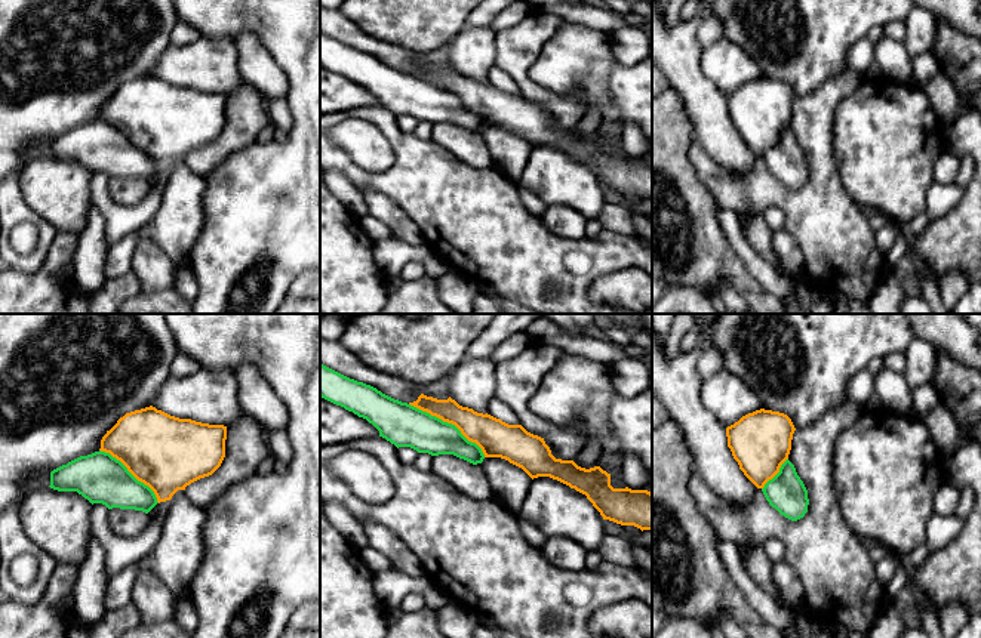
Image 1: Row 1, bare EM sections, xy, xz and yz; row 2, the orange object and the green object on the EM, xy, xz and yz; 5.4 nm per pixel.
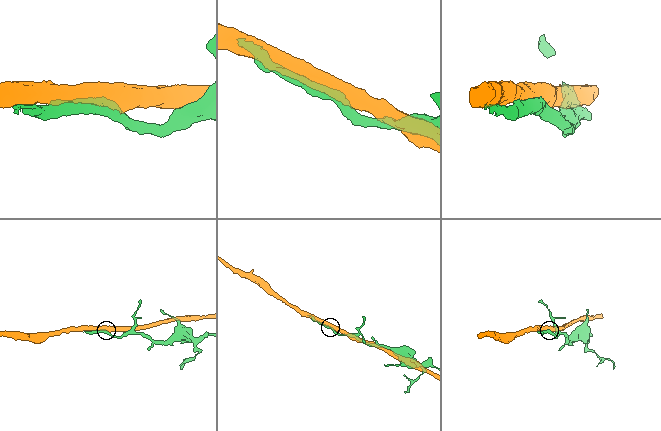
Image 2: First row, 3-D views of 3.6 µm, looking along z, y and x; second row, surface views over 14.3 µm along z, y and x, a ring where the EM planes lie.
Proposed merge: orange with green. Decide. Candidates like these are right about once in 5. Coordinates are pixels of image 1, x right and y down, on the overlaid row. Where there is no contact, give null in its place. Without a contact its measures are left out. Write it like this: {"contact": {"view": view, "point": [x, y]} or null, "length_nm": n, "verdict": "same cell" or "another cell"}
{"contact": {"view": "xz", "point": [449, 422]}, "length_nm": 500, "verdict": "another cell"}

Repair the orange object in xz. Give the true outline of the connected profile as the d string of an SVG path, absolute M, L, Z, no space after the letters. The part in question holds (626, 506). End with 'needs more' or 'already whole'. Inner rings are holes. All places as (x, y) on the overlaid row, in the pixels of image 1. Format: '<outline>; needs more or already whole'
M421 394L410 406L455 425L461 434L471 443L476 443L485 457L501 457L522 468L532 480L538 477L550 477L571 488L587 496L593 506L600 512L603 520L613 521L621 525L634 525L637 528L652 531L652 493L648 490L613 488L611 486L611 474L600 466L590 469L578 466L573 460L556 459L544 438L528 432L522 425L508 425L490 414L477 413L473 409L459 406L450 397L437 400Z; already whole

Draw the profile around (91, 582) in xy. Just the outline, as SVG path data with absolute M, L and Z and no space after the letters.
M92 536L86 560L77 570L73 613L84 623L95 623L105 614L104 595L110 576L105 571L105 552Z

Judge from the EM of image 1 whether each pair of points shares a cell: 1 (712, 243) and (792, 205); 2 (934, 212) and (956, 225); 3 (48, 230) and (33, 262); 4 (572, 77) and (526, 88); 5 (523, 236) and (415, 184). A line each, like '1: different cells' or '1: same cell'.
1: different cells
2: different cells
3: same cell
4: different cells
5: same cell

